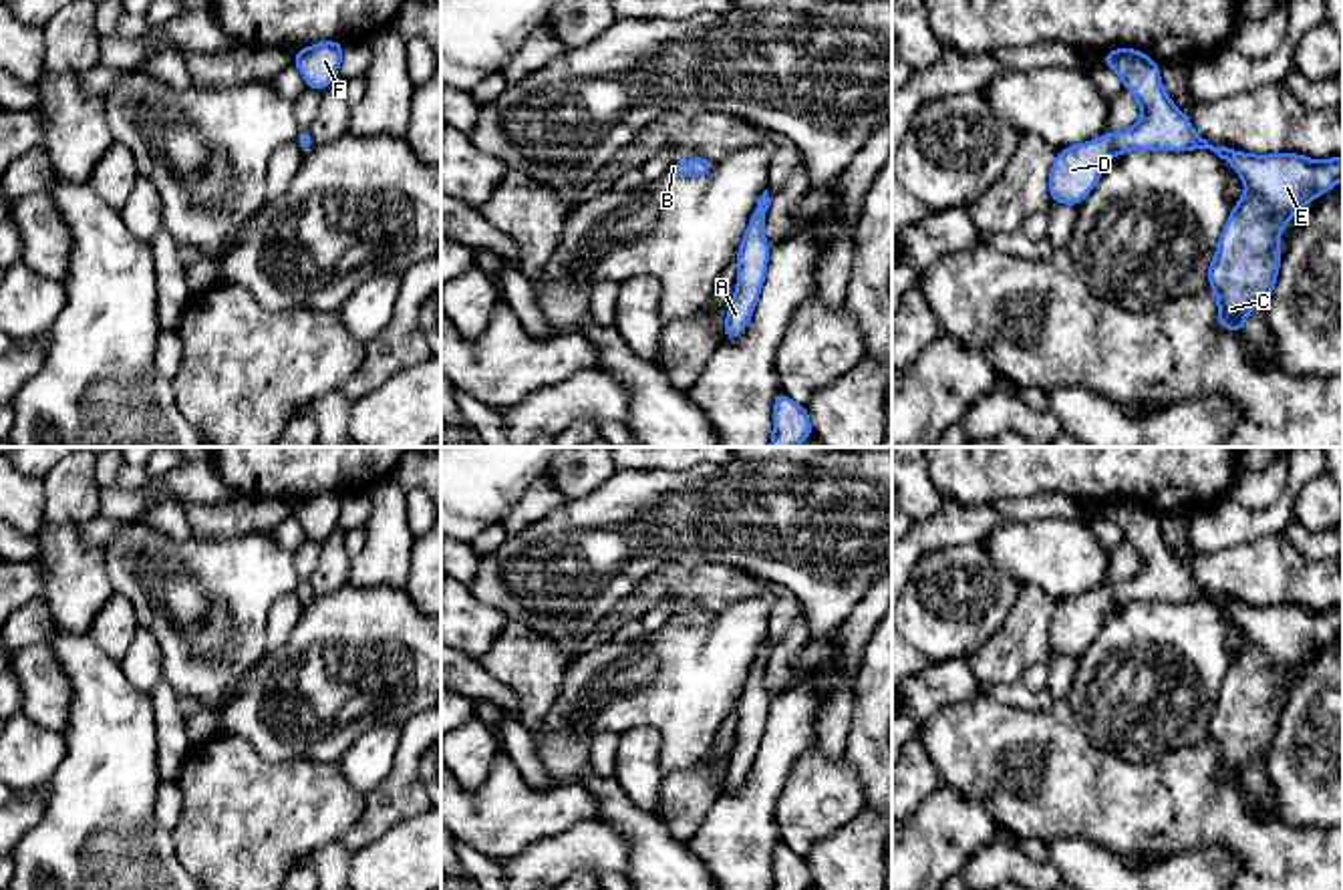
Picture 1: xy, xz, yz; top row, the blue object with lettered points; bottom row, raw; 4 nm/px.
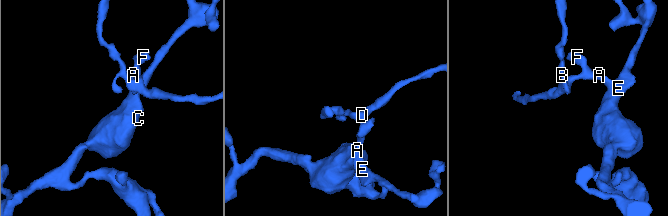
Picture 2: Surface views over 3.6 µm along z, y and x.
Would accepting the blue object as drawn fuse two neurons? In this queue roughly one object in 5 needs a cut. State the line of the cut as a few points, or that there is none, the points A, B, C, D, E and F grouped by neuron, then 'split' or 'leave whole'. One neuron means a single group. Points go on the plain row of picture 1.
no cut; A B C D E F; leave whole

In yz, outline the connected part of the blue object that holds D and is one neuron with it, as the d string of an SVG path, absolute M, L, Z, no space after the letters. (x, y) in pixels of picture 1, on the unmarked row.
M1115 499L1101 505L1101 513L1115 522L1124 540L1132 544L1140 558L1142 570L1130 582L1105 584L1093 592L1059 600L1049 626L1051 654L1077 658L1093 642L1109 608L1126 602L1194 602L1210 600L1226 610L1246 636L1246 644L1232 656L1224 675L1222 689L1216 695L1216 707L1208 717L1208 737L1218 751L1218 777L1222 781L1244 781L1246 767L1252 759L1266 753L1275 741L1283 707L1279 703L1281 683L1289 671L1309 652L1333 640L1343 630L1343 608L1325 612L1309 610L1297 604L1250 606L1244 602L1214 598L1196 584L1186 566L1170 552L1160 532L1160 515L1138 499Z

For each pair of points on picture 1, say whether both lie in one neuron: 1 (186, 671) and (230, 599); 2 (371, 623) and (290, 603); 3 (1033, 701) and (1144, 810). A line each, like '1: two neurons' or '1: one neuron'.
1: one neuron
2: two neurons
3: two neurons

